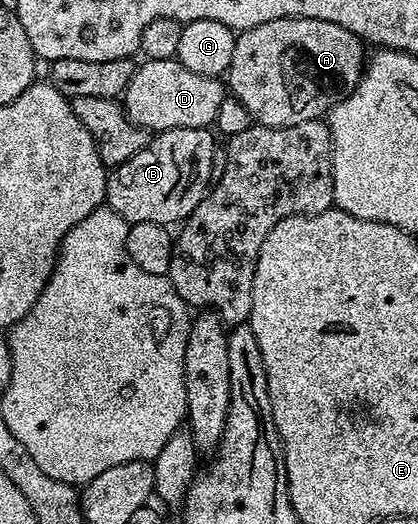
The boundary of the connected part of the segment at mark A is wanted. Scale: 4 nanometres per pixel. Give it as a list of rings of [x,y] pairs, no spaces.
[[[295,16],[264,22],[235,35],[228,88],[237,100],[244,102],[255,125],[263,128],[296,126],[300,122],[325,117],[340,100],[349,96],[350,91],[360,82],[367,63],[368,52],[365,50],[363,41],[356,34],[344,30],[344,26],[336,26],[336,22]]]

